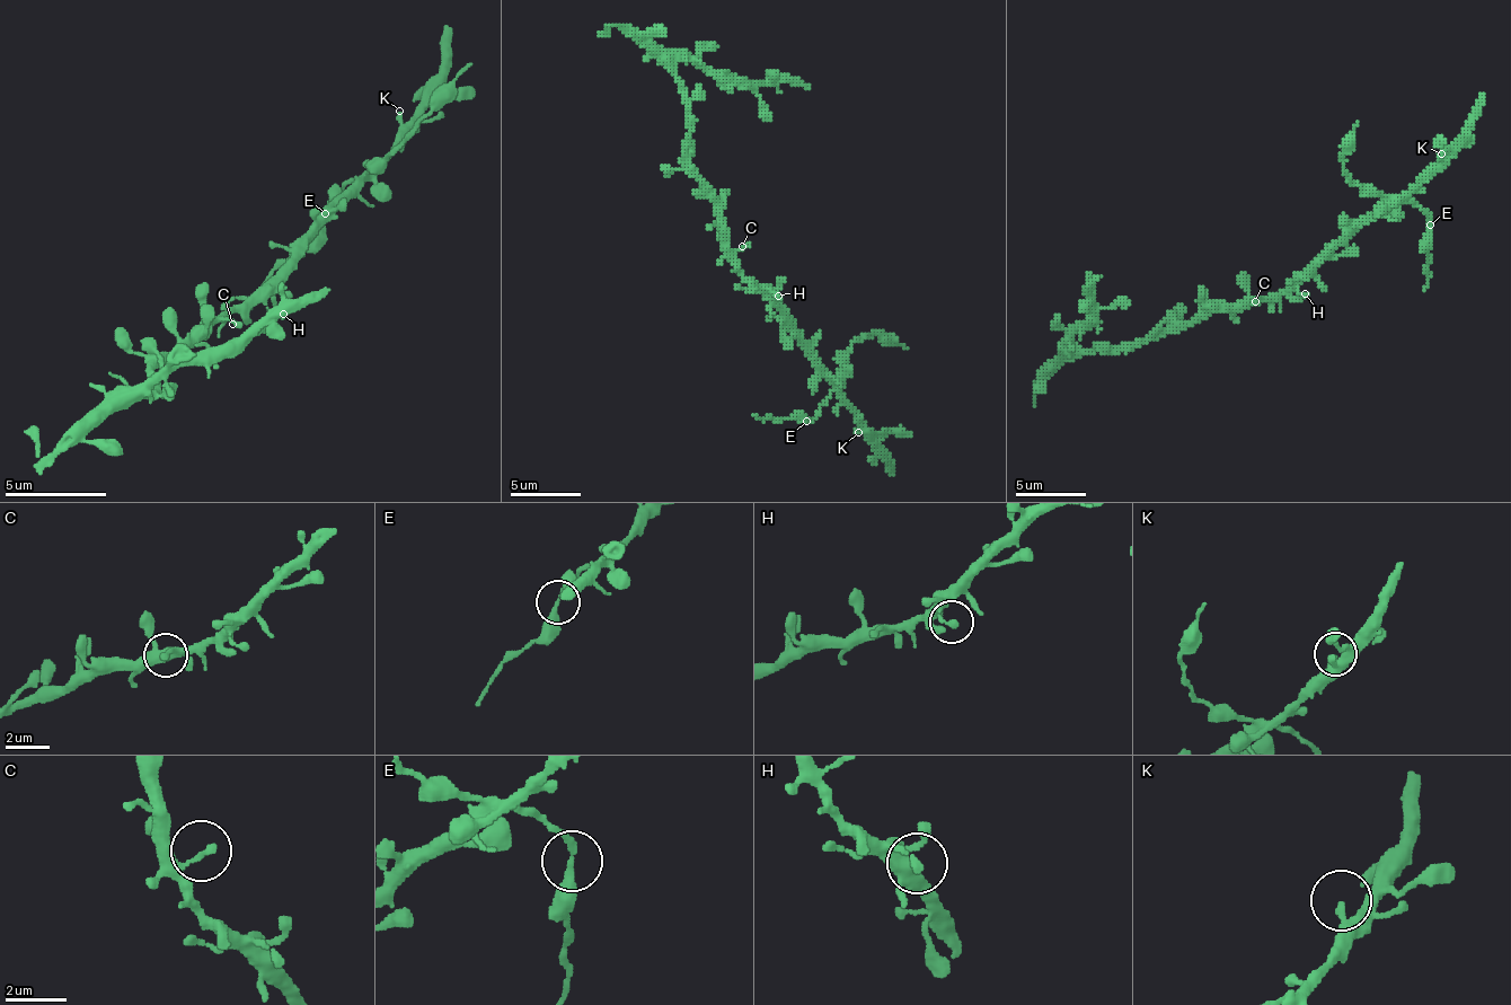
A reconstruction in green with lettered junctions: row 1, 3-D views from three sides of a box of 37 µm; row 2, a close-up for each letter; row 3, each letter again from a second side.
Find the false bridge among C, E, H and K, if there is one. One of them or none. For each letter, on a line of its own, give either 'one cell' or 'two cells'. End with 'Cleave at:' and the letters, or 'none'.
C: one cell
E: one cell
H: one cell
K: one cell
Cleave at: none

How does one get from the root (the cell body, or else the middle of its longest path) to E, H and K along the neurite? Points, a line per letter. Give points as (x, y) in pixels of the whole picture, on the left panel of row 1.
E: (212, 328), (237, 314), (359, 192), (364, 182), (354, 176), (324, 212)
H: (212, 328), (237, 308), (253, 308), (257, 303), (283, 314)
K: (212, 328), (237, 314), (359, 192), (364, 176), (395, 141), (399, 131), (399, 111)

